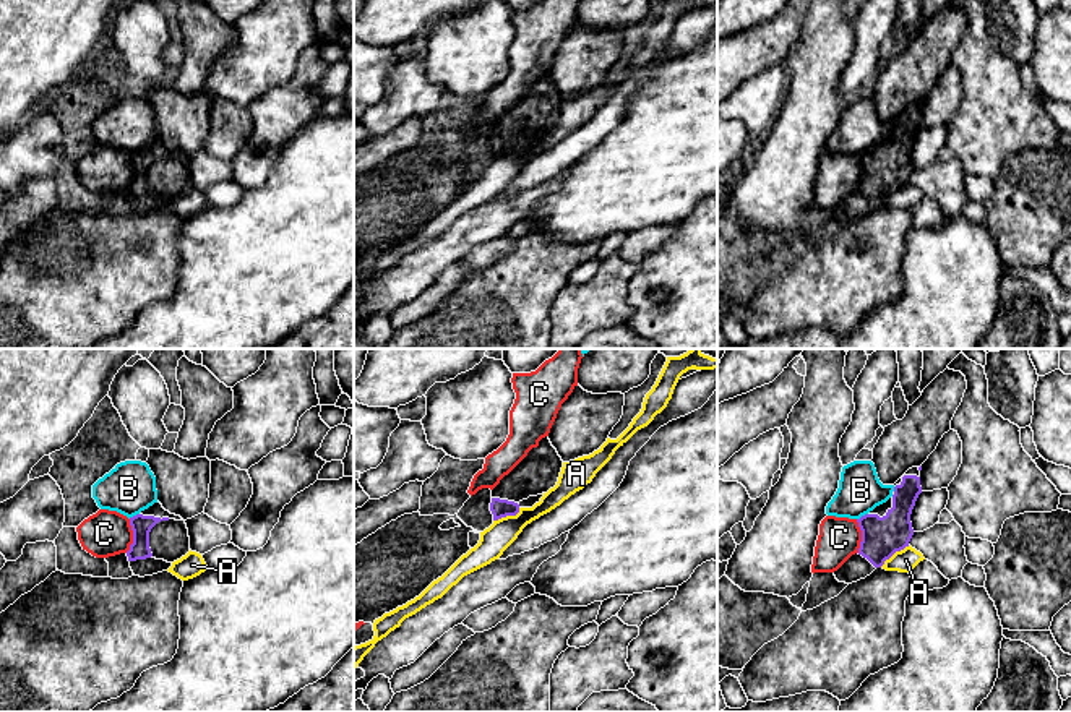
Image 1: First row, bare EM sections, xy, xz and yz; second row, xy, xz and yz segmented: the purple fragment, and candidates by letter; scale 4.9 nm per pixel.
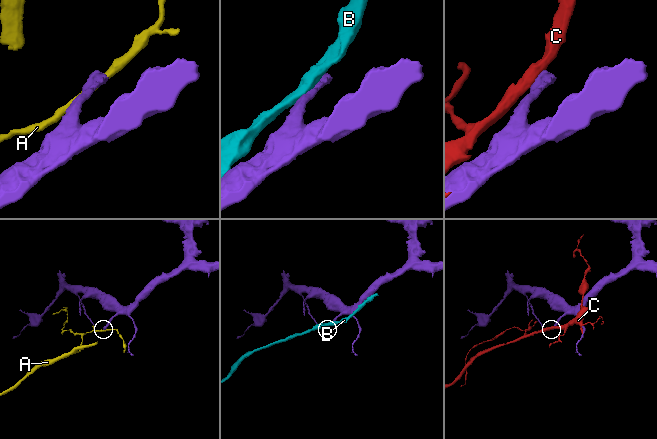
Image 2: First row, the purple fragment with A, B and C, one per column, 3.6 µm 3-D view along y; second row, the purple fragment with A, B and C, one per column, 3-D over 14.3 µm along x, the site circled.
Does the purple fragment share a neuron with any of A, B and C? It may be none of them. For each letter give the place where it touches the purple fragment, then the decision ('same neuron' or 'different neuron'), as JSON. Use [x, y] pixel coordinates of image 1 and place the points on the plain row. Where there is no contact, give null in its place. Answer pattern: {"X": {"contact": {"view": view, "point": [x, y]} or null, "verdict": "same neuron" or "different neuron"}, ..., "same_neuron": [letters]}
{"A": {"contact": {"view": "yz", "point": [894, 188]}, "verdict": "different neuron"}, "B": {"contact": {"view": "yz", "point": [862, 153]}, "verdict": "different neuron"}, "C": {"contact": {"view": "xy", "point": [133, 172]}, "verdict": "different neuron"}, "same_neuron": []}

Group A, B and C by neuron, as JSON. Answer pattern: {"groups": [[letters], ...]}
{"groups": [["A"], ["B"], ["C"]]}

